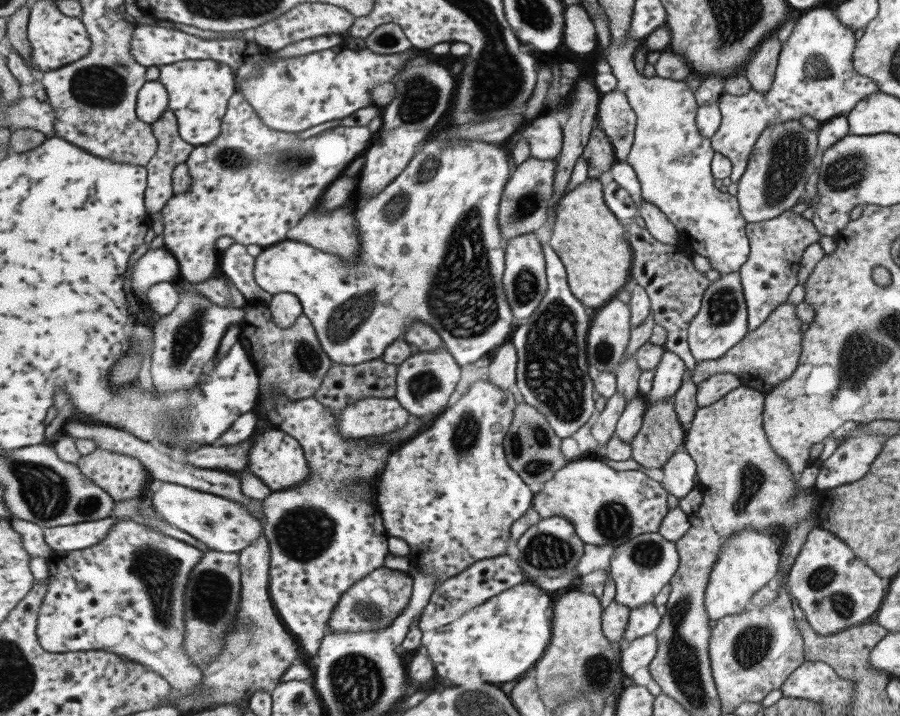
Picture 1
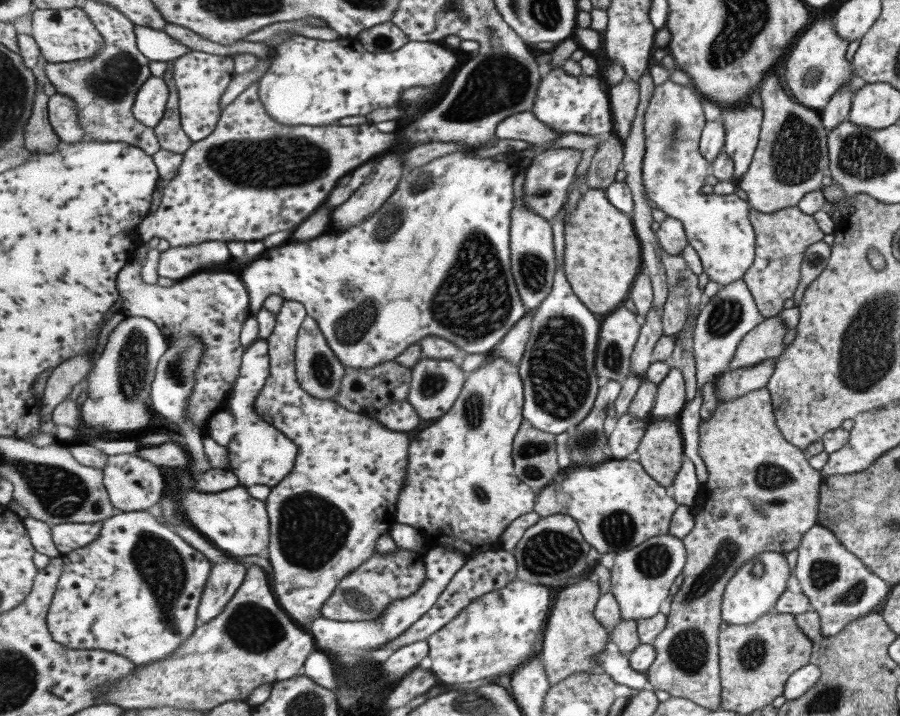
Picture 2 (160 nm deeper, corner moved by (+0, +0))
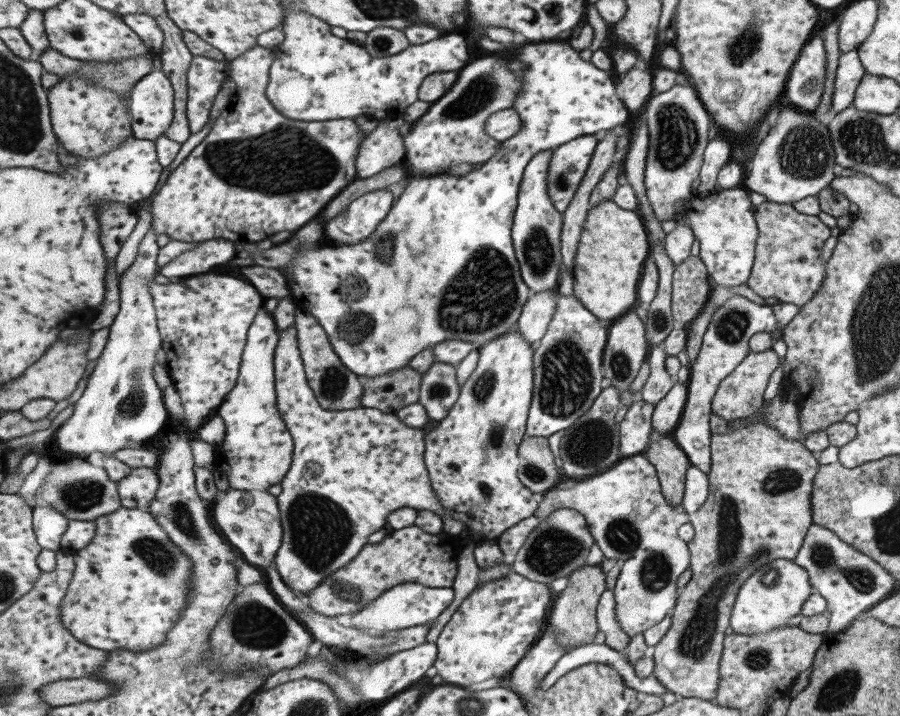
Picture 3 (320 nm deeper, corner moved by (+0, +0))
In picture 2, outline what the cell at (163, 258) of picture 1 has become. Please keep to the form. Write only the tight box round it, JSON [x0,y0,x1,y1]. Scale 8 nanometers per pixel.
[157,241,233,281]

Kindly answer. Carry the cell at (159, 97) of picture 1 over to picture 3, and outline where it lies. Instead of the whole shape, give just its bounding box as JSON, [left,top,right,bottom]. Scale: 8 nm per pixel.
[130,70,176,141]

